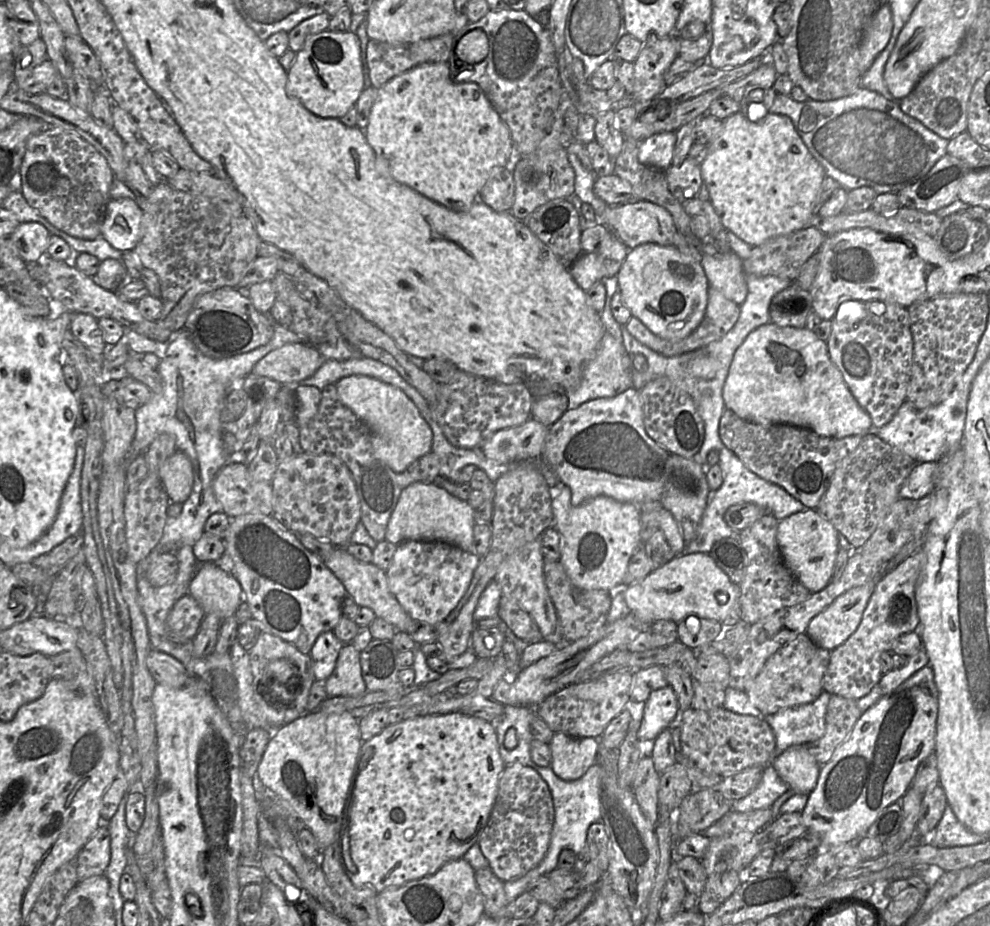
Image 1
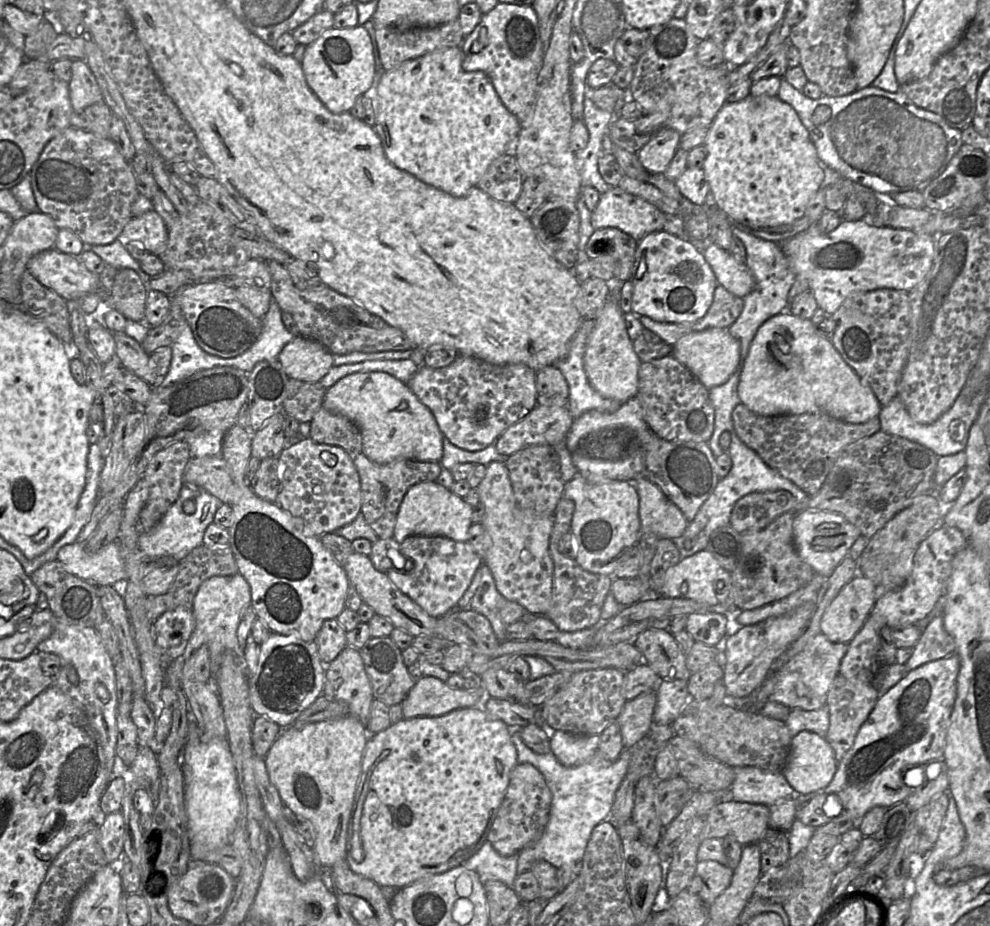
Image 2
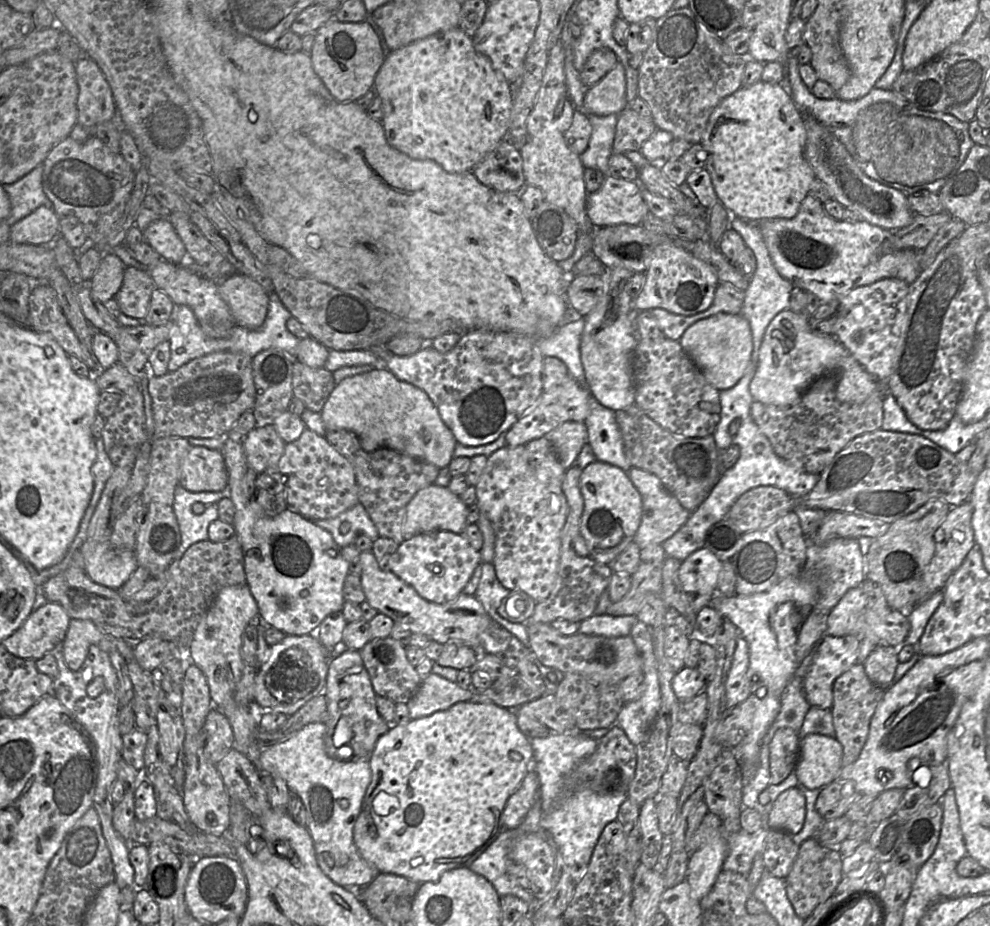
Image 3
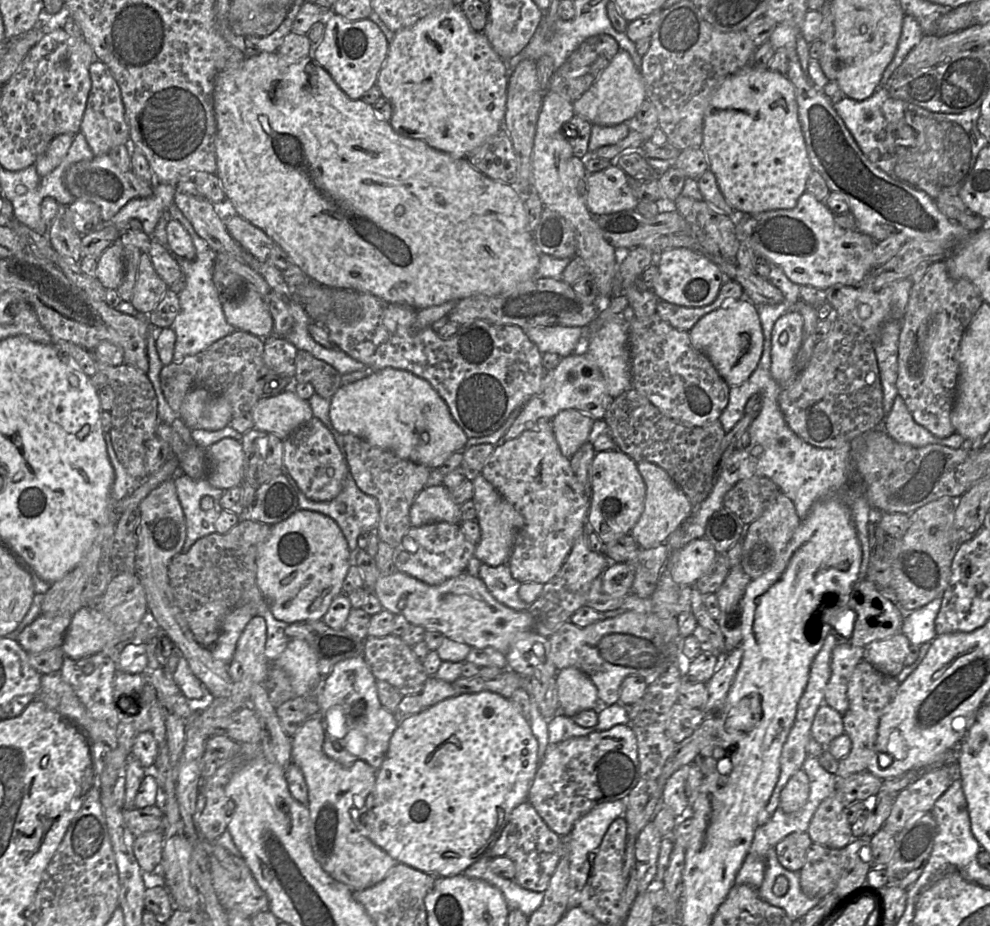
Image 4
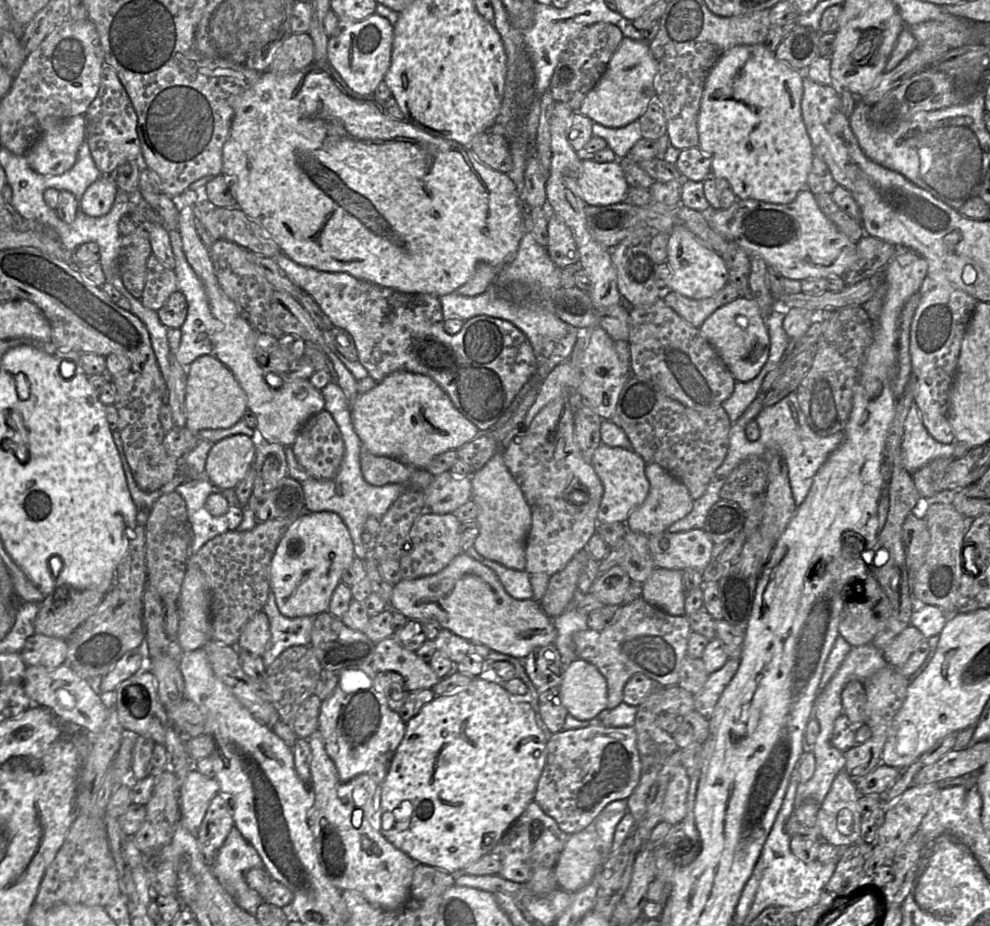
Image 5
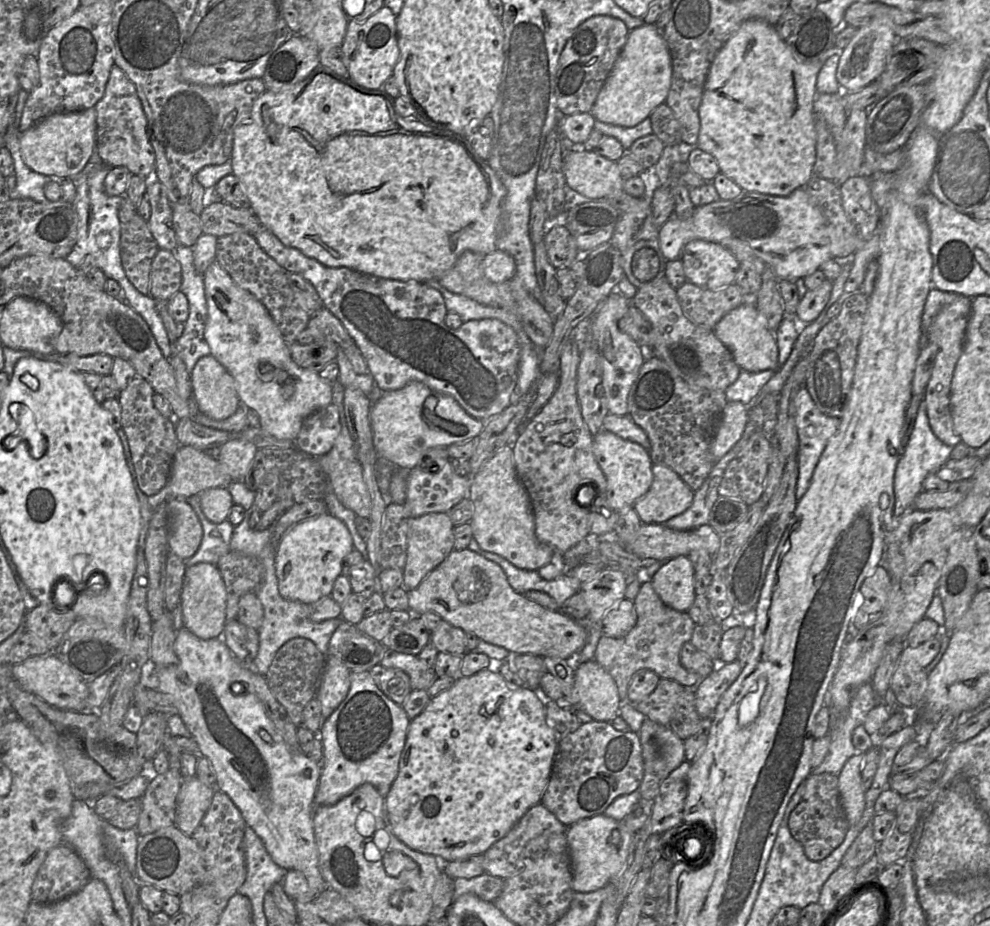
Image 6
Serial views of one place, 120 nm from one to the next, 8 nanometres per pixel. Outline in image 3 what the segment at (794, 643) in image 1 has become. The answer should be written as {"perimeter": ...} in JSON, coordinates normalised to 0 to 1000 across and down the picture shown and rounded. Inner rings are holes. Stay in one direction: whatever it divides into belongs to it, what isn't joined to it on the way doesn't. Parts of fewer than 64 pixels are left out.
{"perimeter":[[[833,686],[811,733],[813,754],[819,763],[839,766],[843,734],[865,716],[869,691],[865,686]]]}

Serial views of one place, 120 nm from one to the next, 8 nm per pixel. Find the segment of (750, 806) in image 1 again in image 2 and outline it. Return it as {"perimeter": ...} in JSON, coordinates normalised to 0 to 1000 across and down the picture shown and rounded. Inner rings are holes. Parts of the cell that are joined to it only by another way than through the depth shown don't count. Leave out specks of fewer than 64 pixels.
{"perimeter":[[[762,827],[740,829],[742,842],[737,850],[738,864],[780,871],[788,864],[804,861],[792,837]]]}

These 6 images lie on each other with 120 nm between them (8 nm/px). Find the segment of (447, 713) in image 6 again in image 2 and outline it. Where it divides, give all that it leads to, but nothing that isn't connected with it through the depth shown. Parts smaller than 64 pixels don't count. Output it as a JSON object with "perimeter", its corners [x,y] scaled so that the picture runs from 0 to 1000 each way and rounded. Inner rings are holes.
{"perimeter":[[[483,762],[459,767],[446,773],[407,776],[380,794],[374,794],[367,816],[361,863],[353,890],[349,929],[354,938],[358,943],[376,950],[385,959],[401,959],[403,961],[425,948],[468,933],[492,908],[492,901],[509,861],[515,834],[523,824],[516,789],[515,785],[506,779],[495,775],[488,765]]]}

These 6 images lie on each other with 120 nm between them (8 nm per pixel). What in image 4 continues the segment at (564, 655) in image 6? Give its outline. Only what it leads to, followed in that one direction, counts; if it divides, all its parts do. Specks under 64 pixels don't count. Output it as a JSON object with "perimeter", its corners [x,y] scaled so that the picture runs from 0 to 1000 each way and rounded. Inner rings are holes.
{"perimeter":[[[400,617],[397,620],[394,621],[384,621],[383,624],[381,625],[376,640],[381,644],[383,647],[387,658],[392,659],[393,661],[397,662],[398,664],[406,664],[408,665],[413,674],[418,674],[427,677],[430,681],[440,681],[445,684],[449,689],[455,689],[458,691],[465,692],[467,694],[472,695],[476,700],[483,700],[483,701],[488,701],[488,700],[499,700],[503,702],[505,705],[510,707],[515,698],[516,694],[520,691],[520,689],[524,686],[527,685],[531,681],[536,681],[538,680],[539,676],[539,667],[533,659],[526,659],[526,660],[521,660],[513,654],[510,654],[509,652],[503,650],[498,643],[495,640],[493,635],[491,634],[490,630],[484,622],[477,622],[474,621],[471,617],[466,619],[465,621],[455,624],[451,626],[449,629],[443,631],[443,632],[432,632],[414,621],[408,620],[406,618]]]}

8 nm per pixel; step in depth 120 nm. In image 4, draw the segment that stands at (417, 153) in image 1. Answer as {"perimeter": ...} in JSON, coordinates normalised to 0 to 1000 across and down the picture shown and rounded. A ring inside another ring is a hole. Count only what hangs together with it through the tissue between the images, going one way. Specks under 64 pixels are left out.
{"perimeter":[[[460,6],[400,35],[380,92],[386,105],[396,113],[393,132],[402,145],[426,151],[438,161],[468,171],[508,138],[514,82],[512,67],[500,56],[488,35],[476,30],[465,6]]]}

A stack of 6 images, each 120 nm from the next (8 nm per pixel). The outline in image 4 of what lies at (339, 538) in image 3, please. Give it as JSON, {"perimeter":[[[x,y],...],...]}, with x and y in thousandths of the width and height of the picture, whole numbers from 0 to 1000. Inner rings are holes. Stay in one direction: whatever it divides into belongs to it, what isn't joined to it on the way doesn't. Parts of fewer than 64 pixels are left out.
{"perimeter":[[[354,511],[343,533],[333,541],[316,541],[303,530],[301,538],[304,551],[322,553],[341,566],[354,595],[362,593],[362,581],[366,576],[381,571],[384,559],[382,541],[367,532]]]}

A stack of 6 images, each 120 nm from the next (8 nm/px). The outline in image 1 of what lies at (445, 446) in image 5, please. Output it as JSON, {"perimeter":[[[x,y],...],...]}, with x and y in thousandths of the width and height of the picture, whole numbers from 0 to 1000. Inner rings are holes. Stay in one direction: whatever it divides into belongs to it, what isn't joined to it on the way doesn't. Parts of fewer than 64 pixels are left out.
{"perimeter":[[[368,405],[346,407],[337,417],[342,432],[373,461],[379,495],[398,509],[408,509],[419,497],[436,487],[437,468],[433,458],[402,418]]]}

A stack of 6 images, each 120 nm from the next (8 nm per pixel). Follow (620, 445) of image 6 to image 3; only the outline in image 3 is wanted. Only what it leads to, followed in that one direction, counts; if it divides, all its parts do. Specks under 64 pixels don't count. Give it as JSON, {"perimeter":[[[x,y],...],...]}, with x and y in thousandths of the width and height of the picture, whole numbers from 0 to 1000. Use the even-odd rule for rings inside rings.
{"perimeter":[[[601,497],[586,514],[586,529],[590,551],[586,564],[586,579],[592,585],[595,600],[604,608],[617,608],[638,584],[646,567],[648,539],[634,511],[615,500]]]}

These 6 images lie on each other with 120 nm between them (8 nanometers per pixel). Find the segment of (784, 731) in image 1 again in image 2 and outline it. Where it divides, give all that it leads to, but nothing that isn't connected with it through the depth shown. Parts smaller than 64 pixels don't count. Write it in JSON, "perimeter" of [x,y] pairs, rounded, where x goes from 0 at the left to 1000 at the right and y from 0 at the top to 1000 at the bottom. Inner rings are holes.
{"perimeter":[[[835,761],[821,768],[800,766],[792,780],[800,796],[817,789],[833,797],[837,787],[837,767]]]}

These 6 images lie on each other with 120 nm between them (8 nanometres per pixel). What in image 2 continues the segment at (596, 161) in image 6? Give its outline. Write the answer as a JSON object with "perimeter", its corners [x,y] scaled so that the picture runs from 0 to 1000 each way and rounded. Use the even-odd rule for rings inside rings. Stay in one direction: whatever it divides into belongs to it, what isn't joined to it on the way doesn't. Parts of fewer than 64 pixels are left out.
{"perimeter":[[[622,201],[606,210],[603,222],[597,229],[597,242],[601,248],[623,246],[646,260],[656,252],[670,248],[671,230],[649,214],[635,210]]]}

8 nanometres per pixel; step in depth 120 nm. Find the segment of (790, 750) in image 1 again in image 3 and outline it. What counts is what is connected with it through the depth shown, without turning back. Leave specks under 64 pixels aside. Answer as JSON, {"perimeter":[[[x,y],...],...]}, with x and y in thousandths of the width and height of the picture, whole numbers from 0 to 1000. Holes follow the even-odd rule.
{"perimeter":[[[817,793],[808,798],[808,811],[802,834],[807,849],[831,851],[847,836],[852,807],[842,795]]]}

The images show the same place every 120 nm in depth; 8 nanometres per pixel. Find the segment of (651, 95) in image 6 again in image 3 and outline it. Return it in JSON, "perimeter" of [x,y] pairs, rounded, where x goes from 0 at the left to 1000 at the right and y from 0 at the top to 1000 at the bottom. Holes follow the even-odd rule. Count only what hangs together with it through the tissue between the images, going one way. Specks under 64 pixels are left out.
{"perimeter":[[[623,67],[603,91],[593,96],[587,120],[613,125],[625,123],[633,116],[631,75],[627,67]]]}

